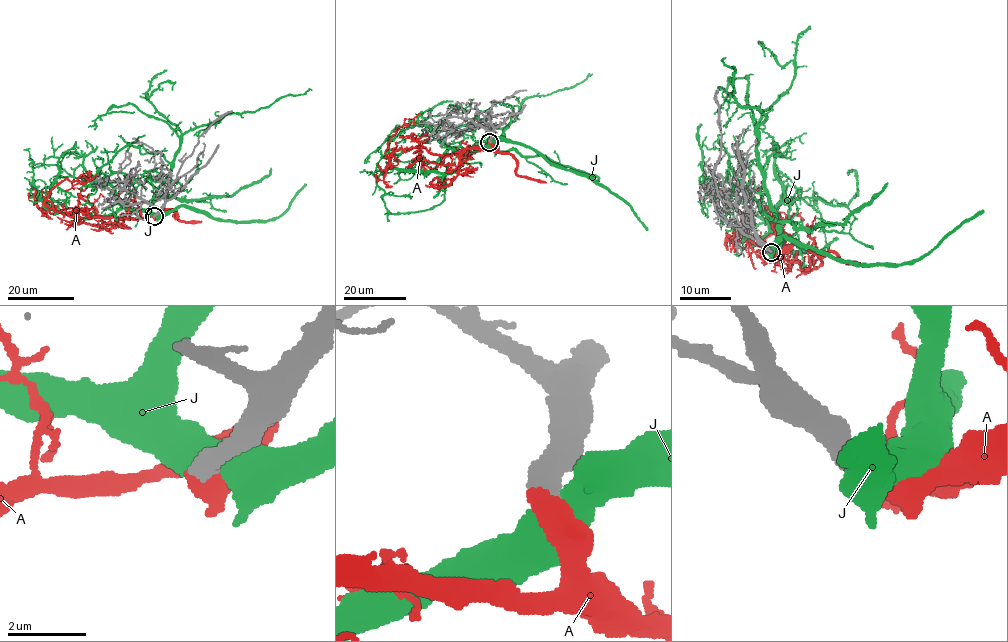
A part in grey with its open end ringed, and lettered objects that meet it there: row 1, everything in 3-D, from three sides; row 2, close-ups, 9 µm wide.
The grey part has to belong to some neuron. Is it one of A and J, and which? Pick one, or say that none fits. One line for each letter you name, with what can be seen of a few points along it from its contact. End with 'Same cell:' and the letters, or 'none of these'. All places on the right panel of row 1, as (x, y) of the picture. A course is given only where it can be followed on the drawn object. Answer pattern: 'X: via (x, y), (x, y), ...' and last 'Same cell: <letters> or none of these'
A: via (771, 252), (784, 251), (771, 254), (751, 235), (744, 239), (741, 213), (722, 190), (710, 197), (702, 182)
Same cell: A

